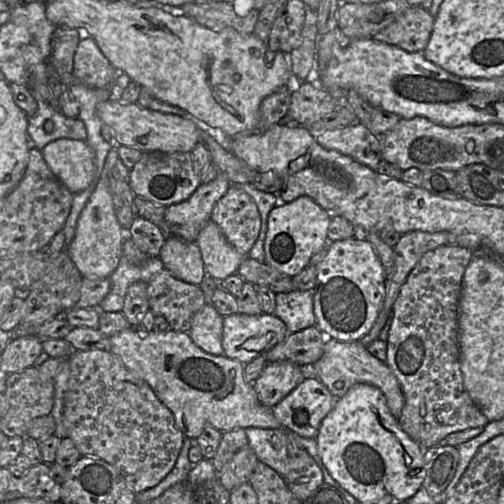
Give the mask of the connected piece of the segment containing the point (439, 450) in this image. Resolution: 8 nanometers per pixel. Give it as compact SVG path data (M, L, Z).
M444 440L425 452L425 478L422 487L430 495L442 493L454 478L459 463L457 447L444 444Z

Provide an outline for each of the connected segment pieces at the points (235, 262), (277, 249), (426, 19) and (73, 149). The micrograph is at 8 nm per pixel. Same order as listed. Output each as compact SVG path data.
M210 219L195 241L201 251L207 275L216 281L238 273L245 255L226 239L219 226Z
M308 195L276 205L268 217L264 241L265 262L290 277L297 275L309 265L311 257L328 242L331 220L332 214Z
M410 6L394 22L373 35L373 39L408 52L423 52L430 40L435 17L421 6Z
M57 139L42 154L53 174L73 194L88 188L96 178L95 153L84 140Z

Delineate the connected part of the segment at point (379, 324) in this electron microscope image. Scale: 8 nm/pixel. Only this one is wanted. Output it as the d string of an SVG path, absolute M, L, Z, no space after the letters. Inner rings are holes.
M418 230L401 234L398 242L393 247L394 264L390 272L387 273L387 279L385 284L385 295L384 295L384 300L382 302L382 308L370 331L359 340L365 346L368 347L375 339L379 338L379 334L383 329L388 316L393 312L394 302L399 296L402 285L404 284L408 274L414 268L419 259L426 252L443 245L456 245L469 248L471 250L477 250L480 247L480 238L476 234L470 234L470 233L457 234L447 231L426 232Z

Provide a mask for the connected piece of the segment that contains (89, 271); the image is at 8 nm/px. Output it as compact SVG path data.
M104 168L79 216L75 236L67 248L67 253L83 278L105 279L115 271L123 255L123 229L115 214Z

